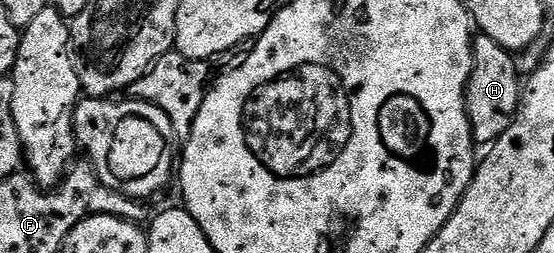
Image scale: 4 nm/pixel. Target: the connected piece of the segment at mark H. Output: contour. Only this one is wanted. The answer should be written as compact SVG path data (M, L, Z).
M479 34L471 43L471 75L467 81L467 119L471 125L471 137L480 147L490 147L513 124L515 113L519 110L521 97L521 74L515 63L516 55L510 50L501 48L497 40Z

